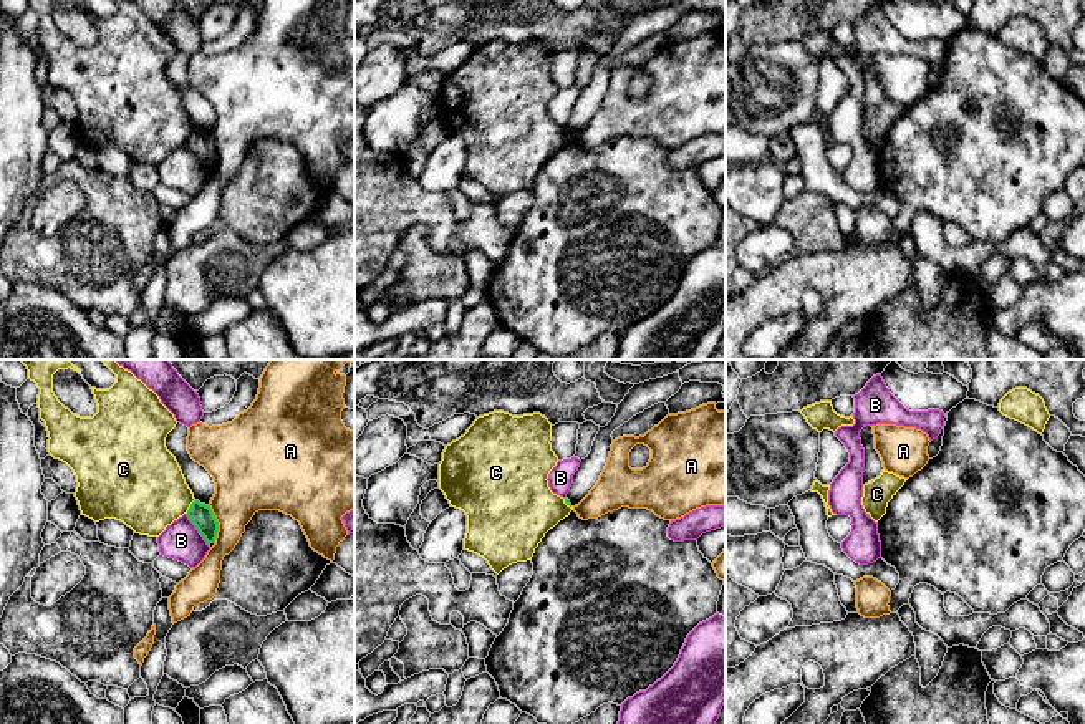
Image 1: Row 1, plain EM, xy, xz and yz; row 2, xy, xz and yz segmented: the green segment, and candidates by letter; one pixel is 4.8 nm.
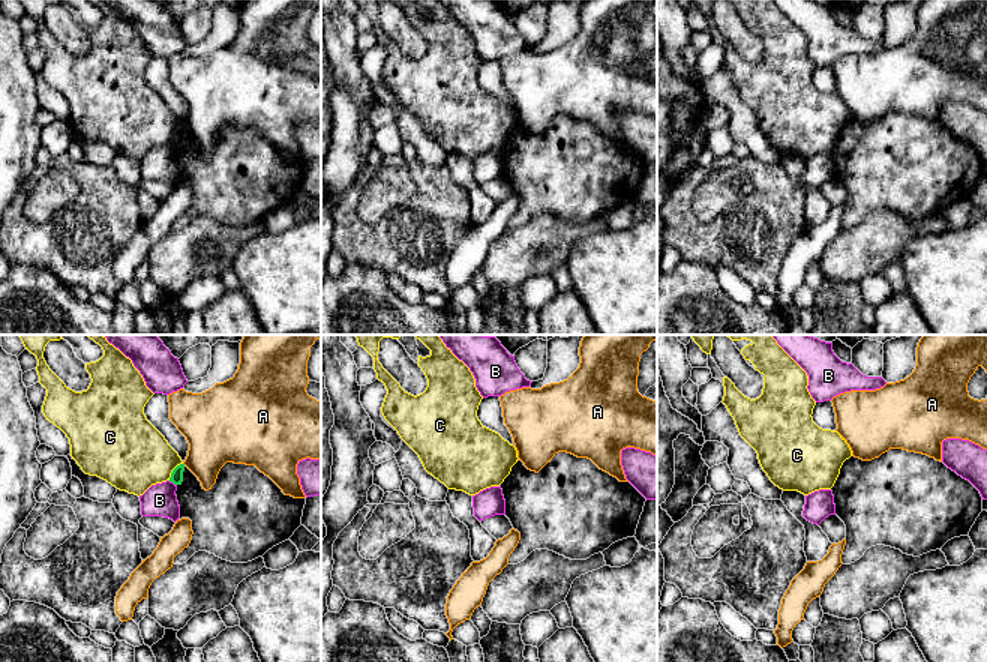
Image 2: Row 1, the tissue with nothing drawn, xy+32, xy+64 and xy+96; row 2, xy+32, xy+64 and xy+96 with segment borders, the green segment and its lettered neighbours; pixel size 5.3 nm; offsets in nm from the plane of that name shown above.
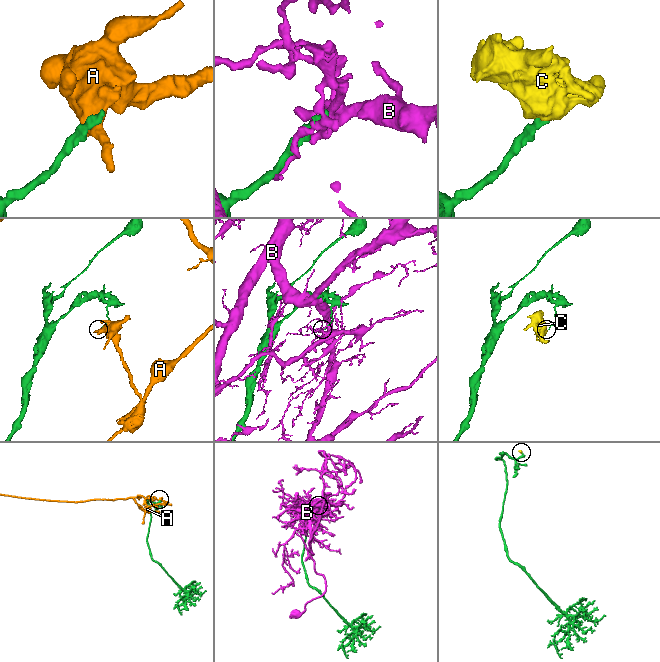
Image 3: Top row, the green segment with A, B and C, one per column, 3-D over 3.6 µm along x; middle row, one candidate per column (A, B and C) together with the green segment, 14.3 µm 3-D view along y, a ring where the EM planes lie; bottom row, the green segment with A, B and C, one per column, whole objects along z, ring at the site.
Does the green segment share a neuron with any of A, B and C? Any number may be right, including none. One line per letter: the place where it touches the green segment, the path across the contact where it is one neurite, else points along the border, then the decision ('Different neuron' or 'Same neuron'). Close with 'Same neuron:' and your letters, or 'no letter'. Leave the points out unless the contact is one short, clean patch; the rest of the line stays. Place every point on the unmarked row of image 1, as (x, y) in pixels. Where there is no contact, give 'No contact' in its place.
A: Touches green at xy (217, 151). Different neuron
B: Touches green at xy (197, 158). Different neuron
C: Touches green at xy (189, 136). Boundary: xy (194, 128), (186, 143). Different neuron
Same neuron: no letter

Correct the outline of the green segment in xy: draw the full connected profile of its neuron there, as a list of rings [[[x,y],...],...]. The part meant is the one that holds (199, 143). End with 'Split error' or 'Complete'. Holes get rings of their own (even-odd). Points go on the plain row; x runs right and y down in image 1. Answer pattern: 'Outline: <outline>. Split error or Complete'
Outline: [[[194,129],[186,144],[195,154],[195,157],[204,166],[207,174],[215,171],[217,161],[219,161],[219,151],[215,147],[210,134]]]. Complete

